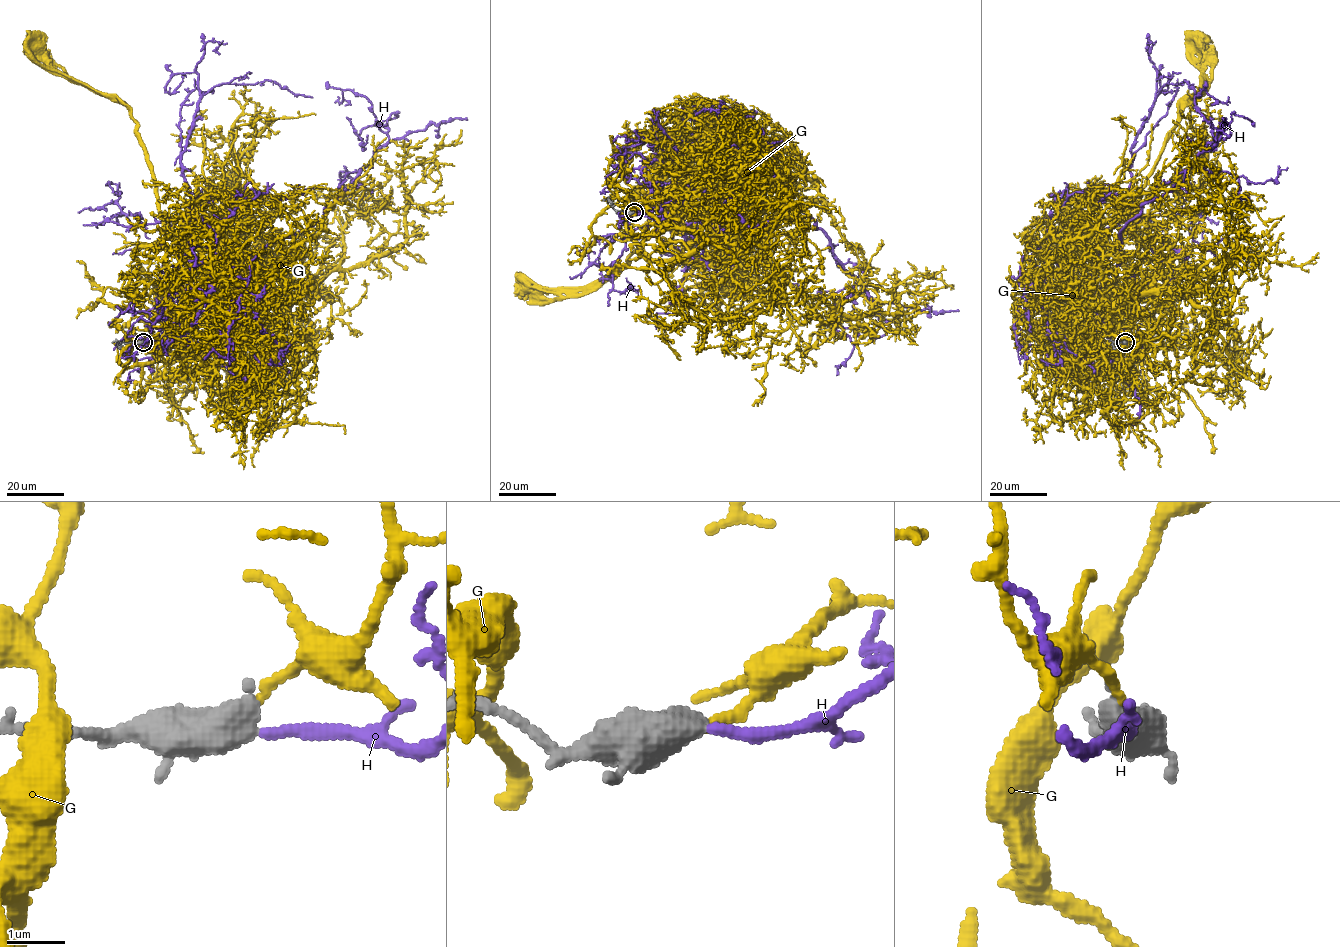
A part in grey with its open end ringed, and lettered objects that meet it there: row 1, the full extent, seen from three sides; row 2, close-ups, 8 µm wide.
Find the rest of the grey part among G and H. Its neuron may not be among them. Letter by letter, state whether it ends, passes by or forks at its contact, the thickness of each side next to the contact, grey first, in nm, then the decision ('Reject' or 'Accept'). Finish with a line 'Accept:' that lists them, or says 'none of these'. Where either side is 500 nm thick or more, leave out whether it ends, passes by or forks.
G: Thickness 550 nm (grey) against 150 nm. Reject
H: Thickness 600 nm (grey) against 200 nm. Accept
Accept: H

